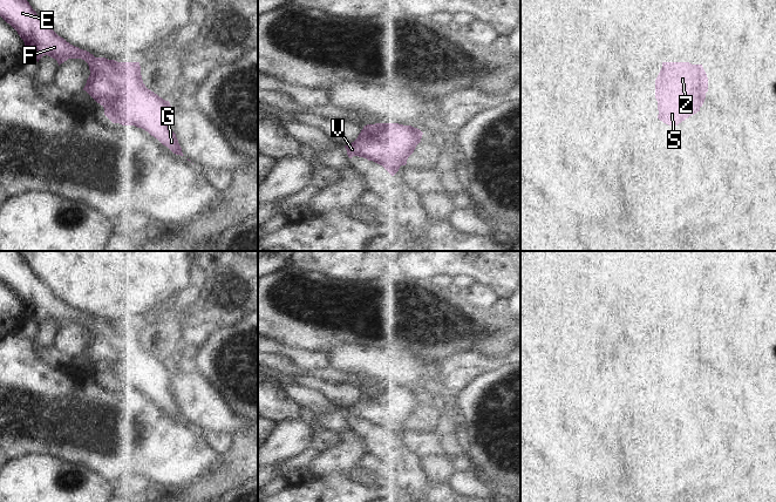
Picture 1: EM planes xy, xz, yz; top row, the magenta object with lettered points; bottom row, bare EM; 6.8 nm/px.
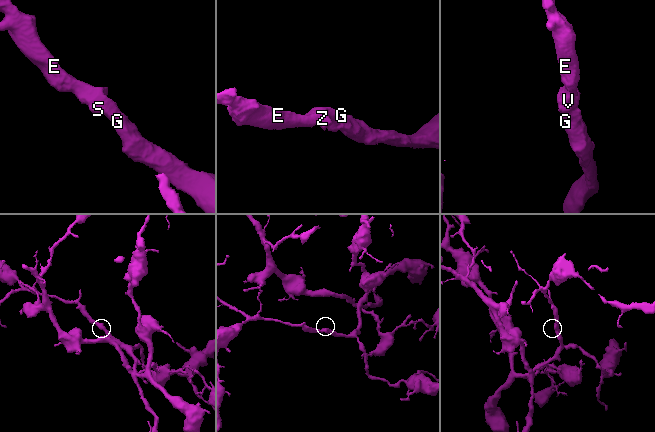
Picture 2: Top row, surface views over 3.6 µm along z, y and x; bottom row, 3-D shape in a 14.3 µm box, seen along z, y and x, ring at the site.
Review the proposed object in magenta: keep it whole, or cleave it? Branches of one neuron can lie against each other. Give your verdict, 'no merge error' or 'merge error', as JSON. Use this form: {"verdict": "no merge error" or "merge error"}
{"verdict": "no merge error"}

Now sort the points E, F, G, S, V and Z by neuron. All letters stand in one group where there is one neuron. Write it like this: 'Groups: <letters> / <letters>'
Groups: E F G S V Z

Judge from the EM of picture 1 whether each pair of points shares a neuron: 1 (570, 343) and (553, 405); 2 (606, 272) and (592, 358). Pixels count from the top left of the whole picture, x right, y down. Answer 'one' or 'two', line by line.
1: two
2: two

